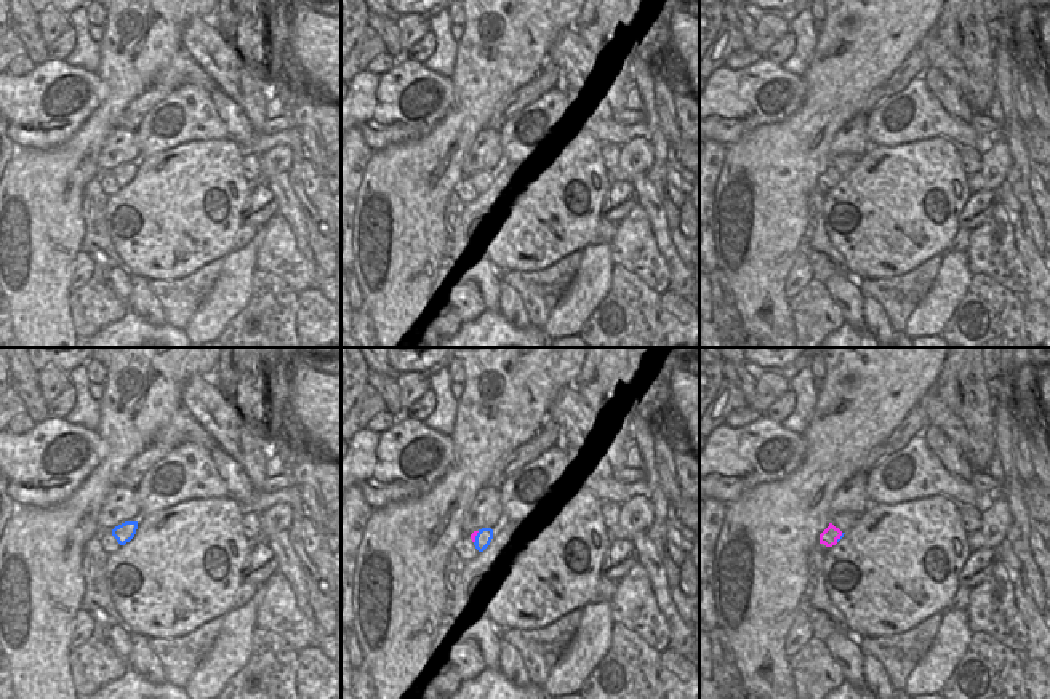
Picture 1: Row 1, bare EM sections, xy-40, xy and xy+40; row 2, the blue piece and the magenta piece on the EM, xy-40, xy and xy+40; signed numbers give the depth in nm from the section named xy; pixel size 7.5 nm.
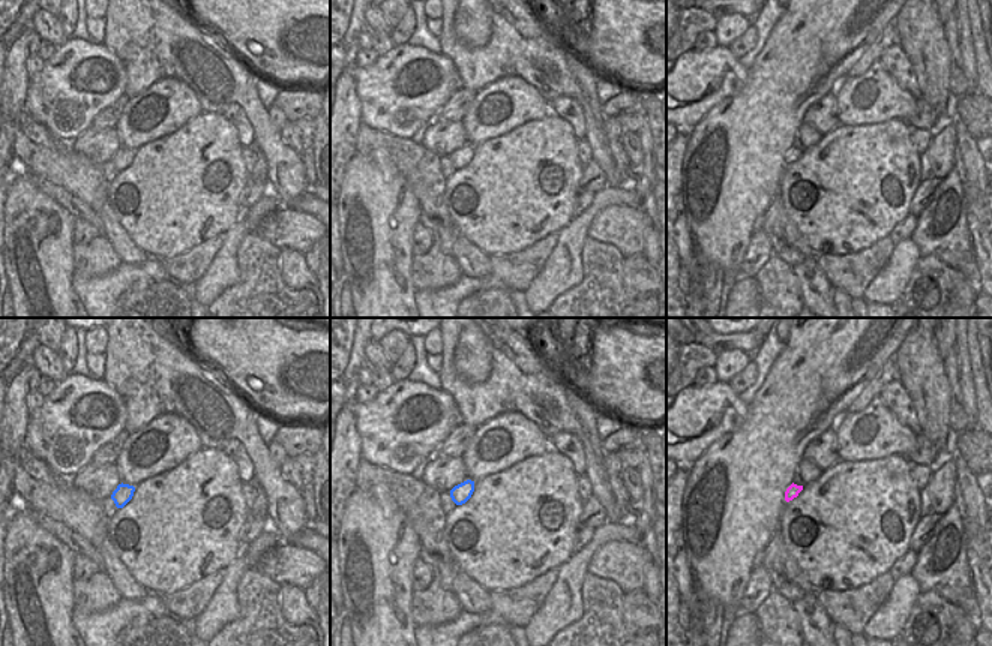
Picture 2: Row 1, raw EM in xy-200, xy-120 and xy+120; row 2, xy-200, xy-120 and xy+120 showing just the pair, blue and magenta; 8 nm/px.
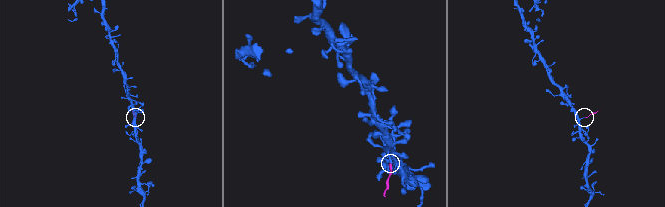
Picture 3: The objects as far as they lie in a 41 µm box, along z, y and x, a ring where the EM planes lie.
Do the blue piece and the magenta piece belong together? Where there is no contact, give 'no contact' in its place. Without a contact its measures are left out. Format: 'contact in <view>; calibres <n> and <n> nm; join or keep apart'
contact in xy; calibres 120 and 50 nm; keep apart

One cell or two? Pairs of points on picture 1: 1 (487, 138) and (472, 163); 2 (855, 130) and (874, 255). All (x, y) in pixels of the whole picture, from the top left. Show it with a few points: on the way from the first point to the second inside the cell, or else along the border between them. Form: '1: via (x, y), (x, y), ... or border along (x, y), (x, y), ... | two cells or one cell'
1: via (487, 144), (487, 149), (479, 157) | one cell
2: border along (869, 146), (858, 159) | two cells

